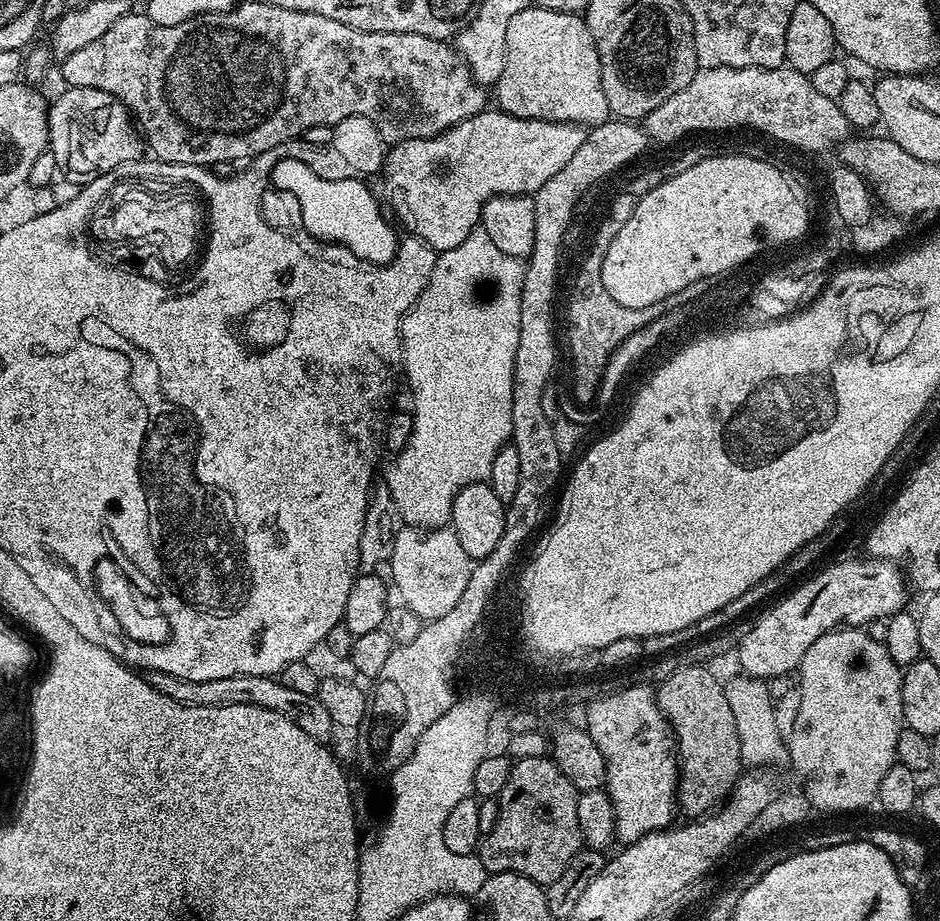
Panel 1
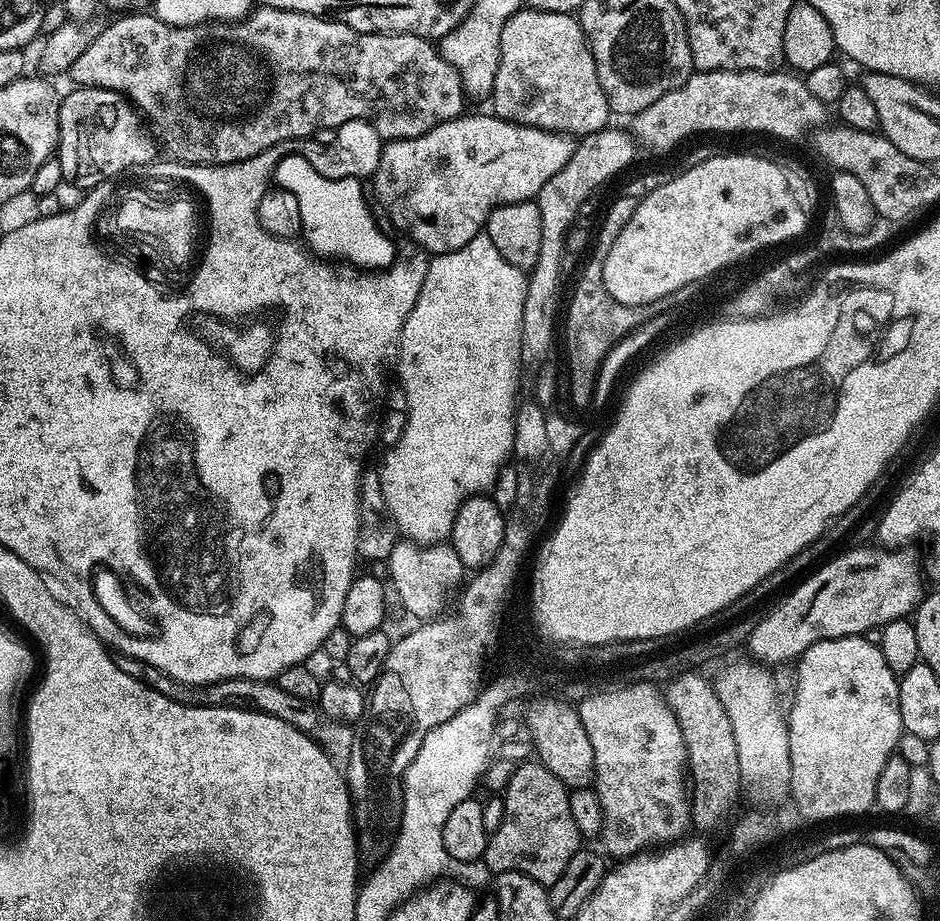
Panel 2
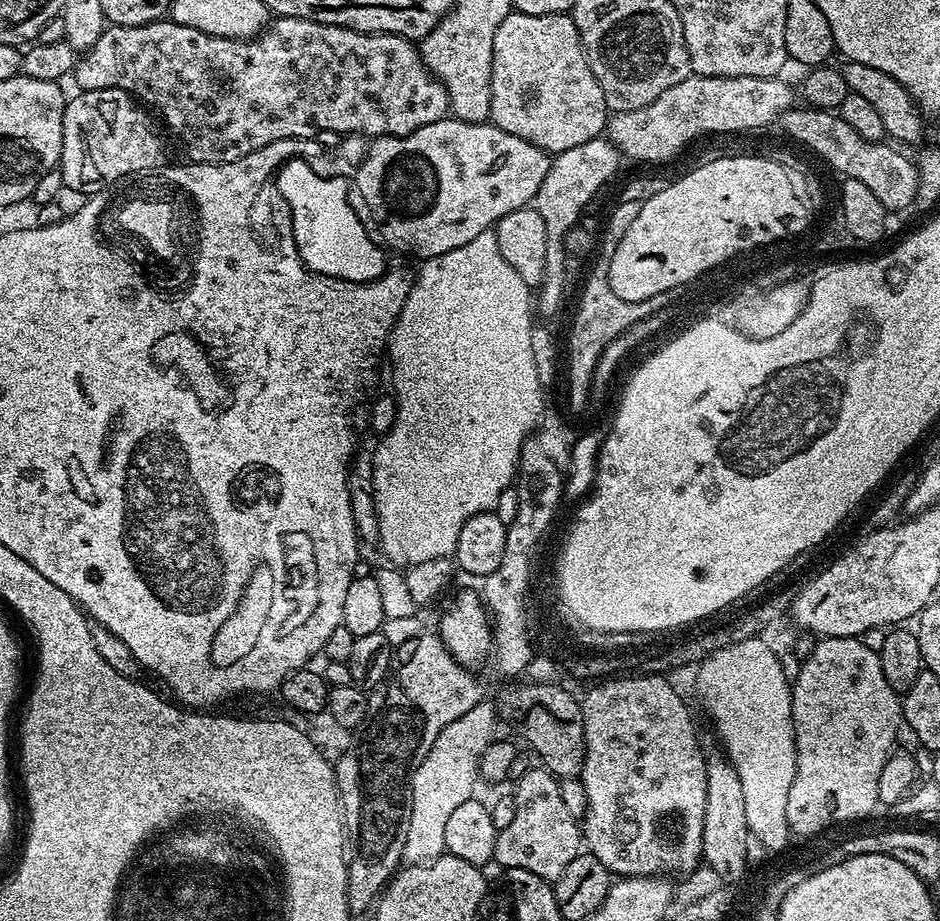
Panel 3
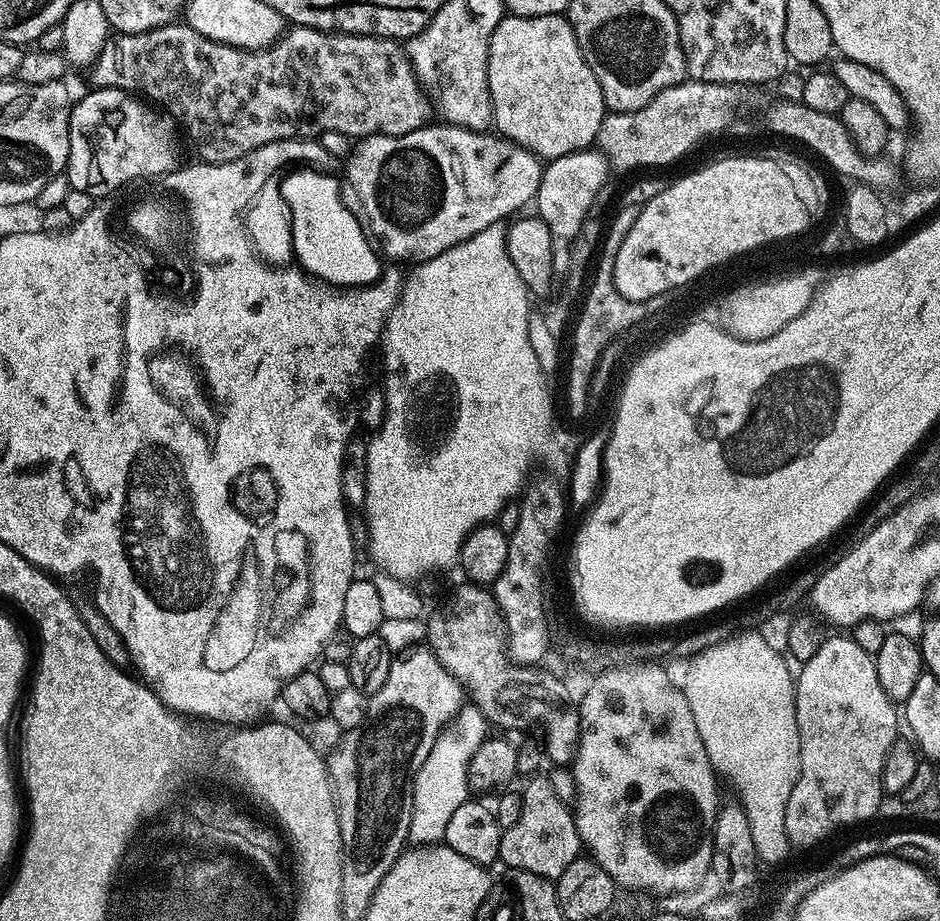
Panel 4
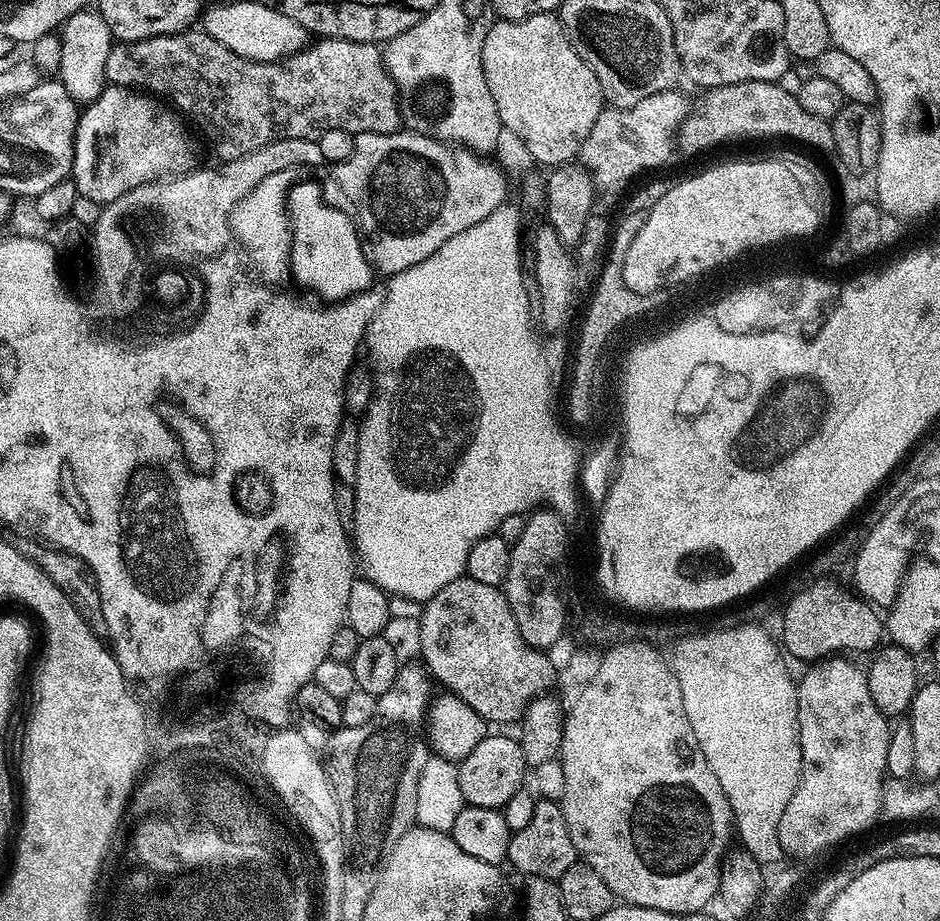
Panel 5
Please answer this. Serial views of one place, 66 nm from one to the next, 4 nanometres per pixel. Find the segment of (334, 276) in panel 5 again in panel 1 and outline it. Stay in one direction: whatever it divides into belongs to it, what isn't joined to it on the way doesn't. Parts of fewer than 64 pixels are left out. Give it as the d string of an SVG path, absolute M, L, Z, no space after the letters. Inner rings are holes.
M288 159L276 163L270 184L273 189L296 197L302 210L304 231L309 232L314 239L325 245L338 244L345 253L353 252L357 261L368 266L388 264L396 257L398 235L388 225L389 217L380 213L381 201L372 197L363 179L342 178L341 181L330 181L329 178L314 174L301 161Z

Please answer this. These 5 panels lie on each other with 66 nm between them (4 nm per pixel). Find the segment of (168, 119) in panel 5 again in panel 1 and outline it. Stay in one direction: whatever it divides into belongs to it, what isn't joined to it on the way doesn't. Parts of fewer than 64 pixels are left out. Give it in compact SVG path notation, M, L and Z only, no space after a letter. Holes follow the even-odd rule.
M65 87L63 91L56 101L51 101L48 110L50 151L61 166L63 179L87 186L99 176L107 177L139 161L136 159L140 148L142 152L142 140L128 107L121 100L93 88Z

